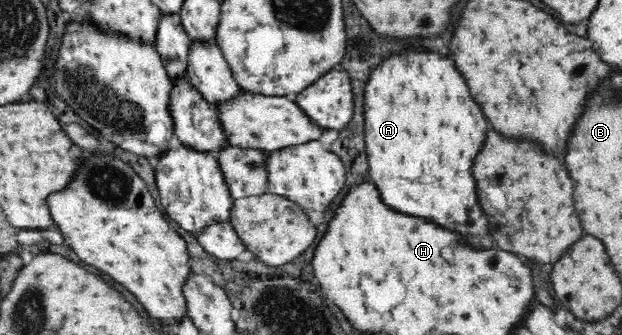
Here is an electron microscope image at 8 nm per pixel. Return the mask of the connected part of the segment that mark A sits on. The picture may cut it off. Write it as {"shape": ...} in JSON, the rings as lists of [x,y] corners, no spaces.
{"shape":[[[405,48],[401,52],[391,54],[389,58],[385,58],[381,64],[377,64],[367,80],[365,86],[365,110],[363,111],[364,117],[364,143],[366,144],[366,151],[368,154],[368,166],[371,179],[377,183],[381,196],[384,198],[385,204],[393,206],[397,212],[403,214],[411,214],[411,216],[427,216],[432,222],[447,226],[451,230],[462,232],[464,238],[469,239],[469,243],[479,245],[479,247],[491,246],[491,237],[487,234],[487,224],[485,224],[485,215],[479,210],[477,206],[477,193],[473,178],[471,178],[471,166],[473,166],[473,158],[477,154],[477,150],[481,150],[481,142],[485,138],[485,132],[489,128],[481,106],[471,98],[469,94],[469,86],[465,84],[465,78],[459,74],[455,62],[439,52],[429,52],[429,50],[421,50],[421,48]]]}

